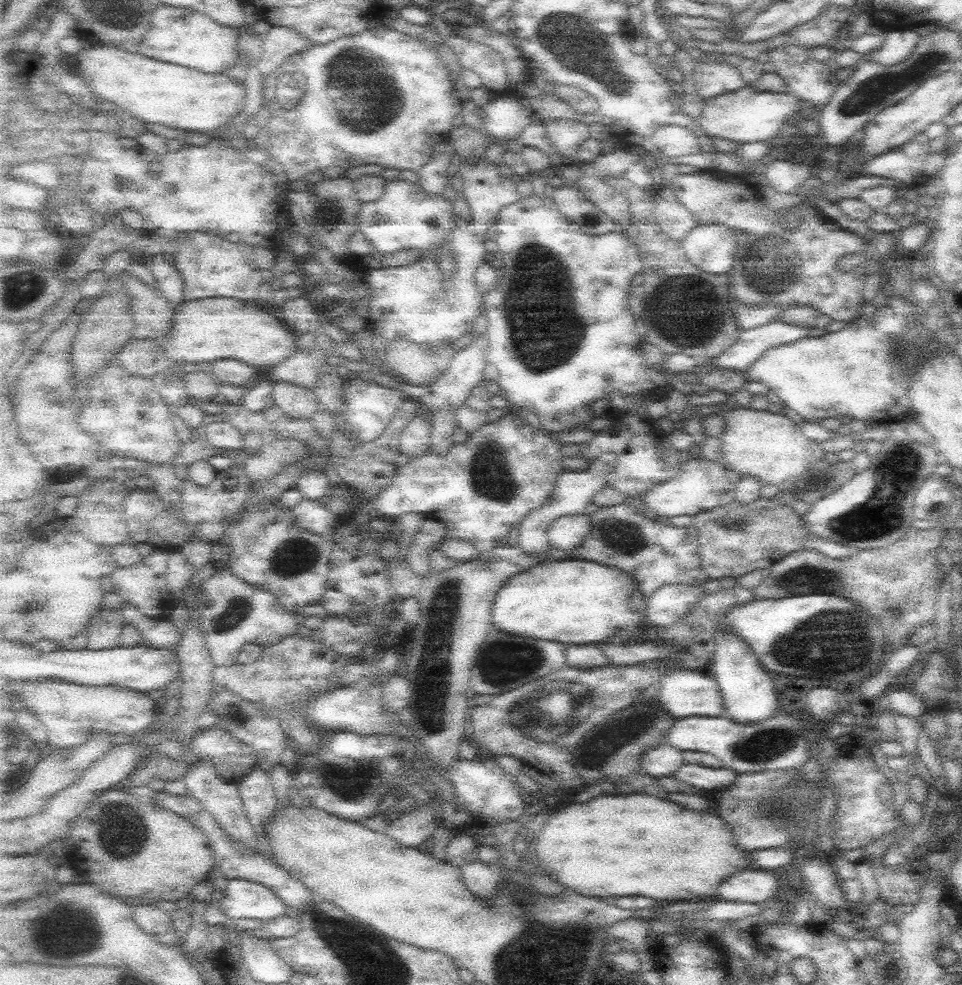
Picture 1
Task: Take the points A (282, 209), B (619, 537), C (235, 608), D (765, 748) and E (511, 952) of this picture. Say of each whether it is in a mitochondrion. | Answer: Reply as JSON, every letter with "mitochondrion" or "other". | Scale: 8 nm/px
{"A":"other","B":"mitochondrion","C":"mitochondrion","D":"mitochondrion","E":"mitochondrion"}

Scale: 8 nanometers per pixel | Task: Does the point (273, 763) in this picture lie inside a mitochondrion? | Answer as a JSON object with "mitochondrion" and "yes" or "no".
{"mitochondrion":"no"}

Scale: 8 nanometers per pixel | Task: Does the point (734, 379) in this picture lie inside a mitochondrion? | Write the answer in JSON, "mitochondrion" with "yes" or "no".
{"mitochondrion":"no"}

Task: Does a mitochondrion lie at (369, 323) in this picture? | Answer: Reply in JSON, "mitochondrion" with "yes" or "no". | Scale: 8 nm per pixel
{"mitochondrion":"no"}

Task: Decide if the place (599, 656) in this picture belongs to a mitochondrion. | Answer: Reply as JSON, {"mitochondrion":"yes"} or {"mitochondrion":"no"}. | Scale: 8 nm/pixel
{"mitochondrion":"no"}

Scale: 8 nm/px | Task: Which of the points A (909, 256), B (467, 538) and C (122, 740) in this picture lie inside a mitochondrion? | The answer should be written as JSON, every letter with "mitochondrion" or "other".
{"A":"other","B":"other","C":"other"}

